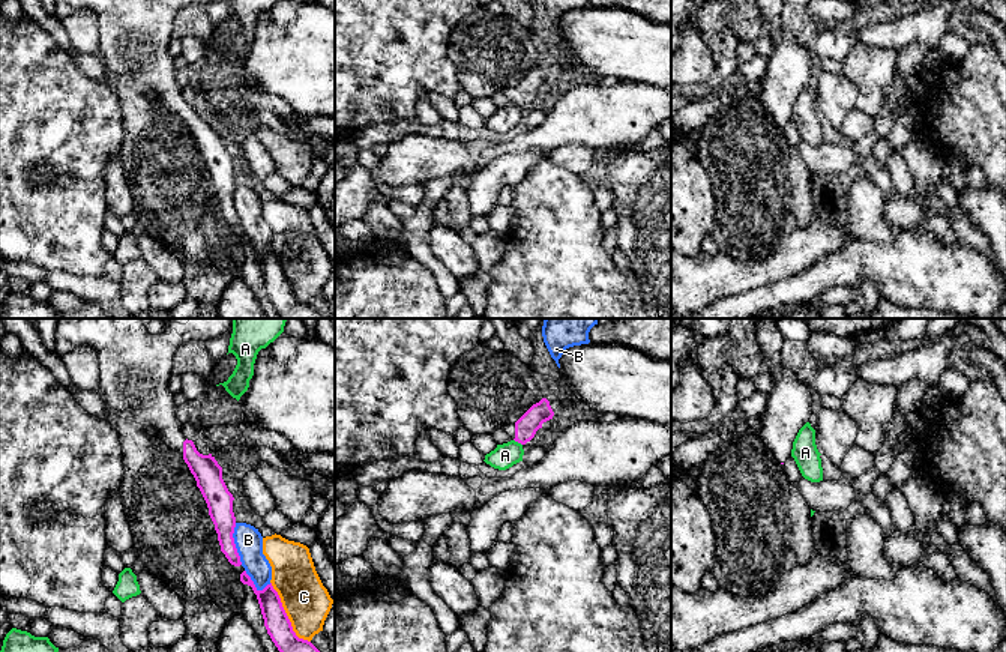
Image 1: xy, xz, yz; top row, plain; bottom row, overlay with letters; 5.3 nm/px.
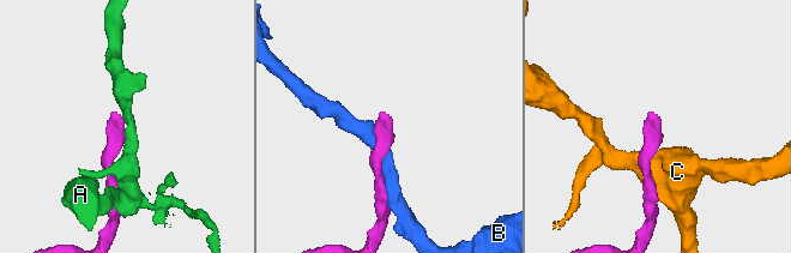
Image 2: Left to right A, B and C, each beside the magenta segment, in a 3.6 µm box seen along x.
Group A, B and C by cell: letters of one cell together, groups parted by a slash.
A / B / C

